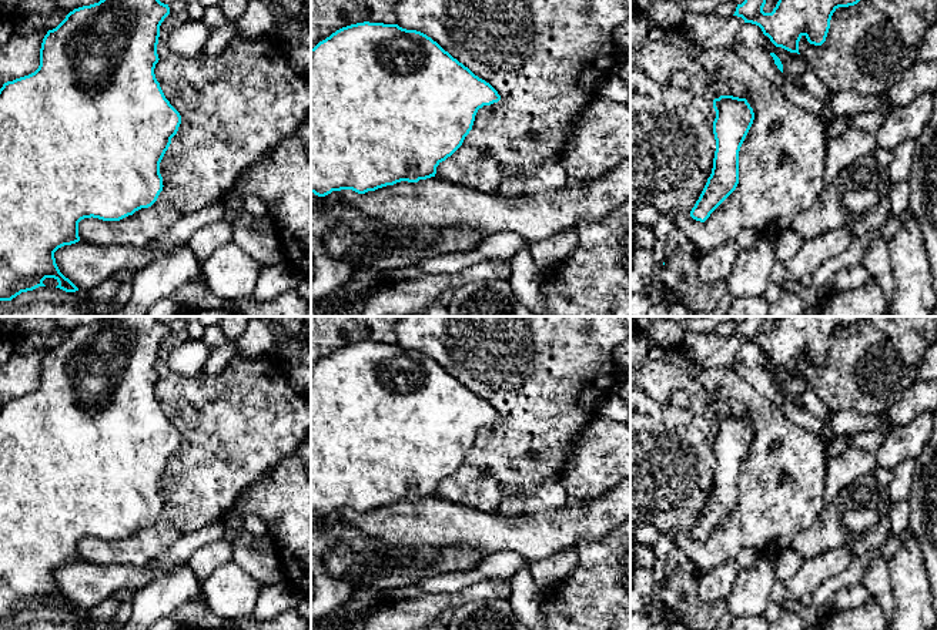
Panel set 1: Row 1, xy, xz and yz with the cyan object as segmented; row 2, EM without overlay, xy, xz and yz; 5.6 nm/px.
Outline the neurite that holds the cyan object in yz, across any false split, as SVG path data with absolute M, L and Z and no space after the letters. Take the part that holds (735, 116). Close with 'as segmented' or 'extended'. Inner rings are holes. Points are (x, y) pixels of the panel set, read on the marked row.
M720 95L713 100L716 151L712 174L690 211L705 222L739 184L739 151L753 124L754 113L746 98Z; as segmented

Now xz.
M369 21L342 27L311 48L311 192L318 197L341 190L365 194L401 181L418 182L419 180L435 177L436 167L462 145L465 137L472 130L478 110L499 100L501 95L489 83L475 76L436 41L421 31L406 30L398 24Z; as segmented

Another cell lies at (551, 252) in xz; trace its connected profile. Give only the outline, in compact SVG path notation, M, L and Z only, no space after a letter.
M576 229L562 231L539 242L528 244L536 267L543 271L555 269L568 261L578 247Z

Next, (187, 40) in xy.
M185 20L180 27L174 29L165 43L171 53L185 58L201 57L205 43L210 40L211 30L203 20Z

